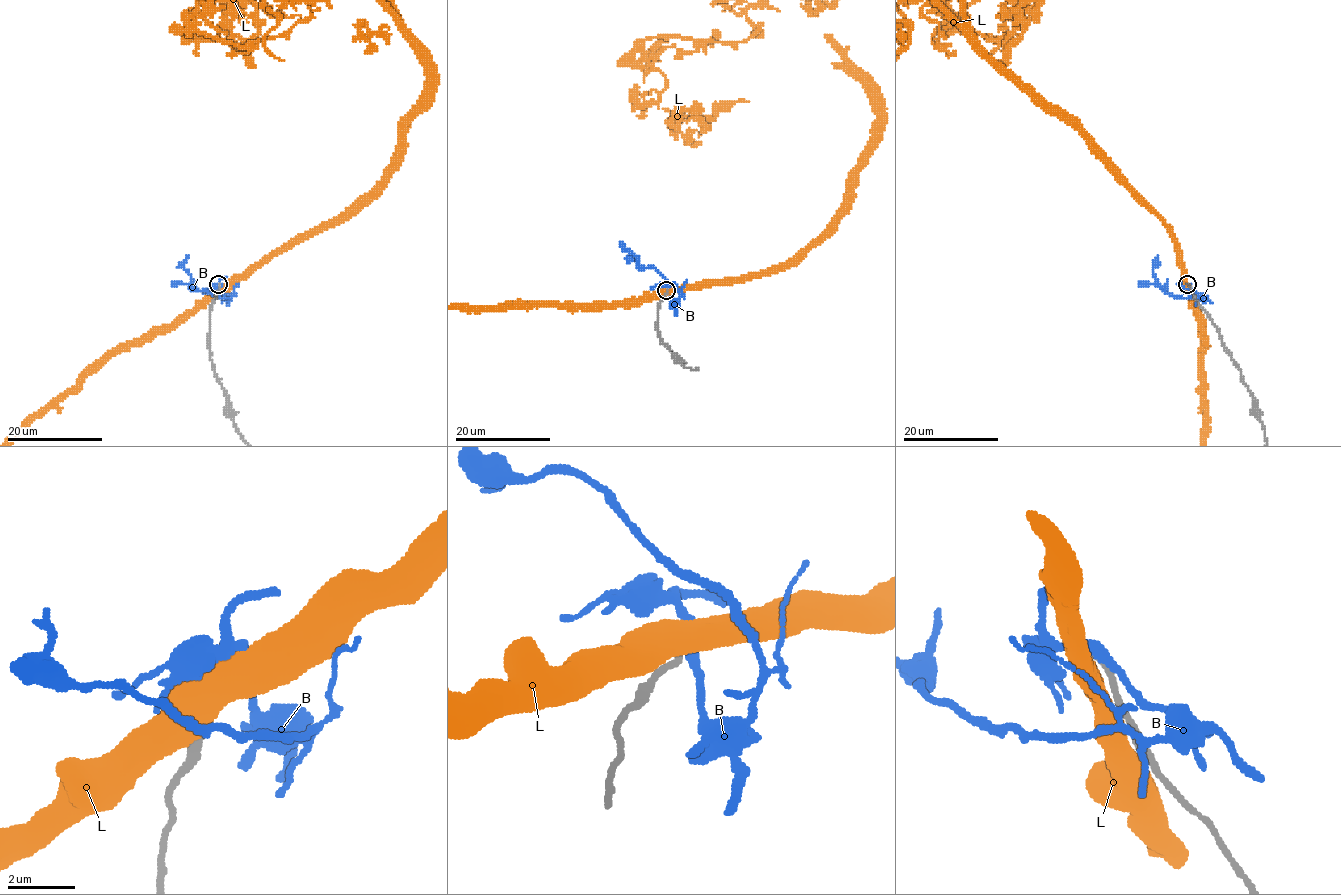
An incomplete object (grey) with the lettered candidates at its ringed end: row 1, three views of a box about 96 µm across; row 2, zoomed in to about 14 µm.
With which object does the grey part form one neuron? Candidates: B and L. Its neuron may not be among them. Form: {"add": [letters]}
{"add": []}

